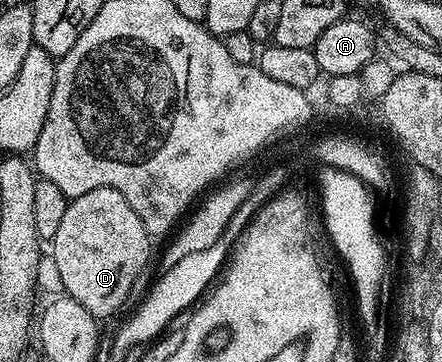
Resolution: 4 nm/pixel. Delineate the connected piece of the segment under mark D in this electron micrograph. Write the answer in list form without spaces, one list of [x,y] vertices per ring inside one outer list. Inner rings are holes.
[[[95,187],[91,191],[87,191],[87,195],[79,195],[70,200],[67,212],[59,223],[59,231],[55,231],[53,236],[51,248],[53,248],[53,265],[57,268],[57,277],[61,280],[62,287],[65,288],[62,290],[76,302],[88,305],[88,310],[93,317],[104,319],[104,317],[111,316],[112,313],[119,312],[121,304],[128,298],[130,299],[133,291],[129,288],[129,283],[132,282],[133,277],[136,277],[137,270],[145,263],[145,254],[151,251],[151,238],[145,230],[145,224],[139,219],[139,215],[135,215],[135,211],[131,211],[131,203],[127,203],[127,199],[123,199],[123,195],[119,195],[119,191],[115,191],[111,187]]]

